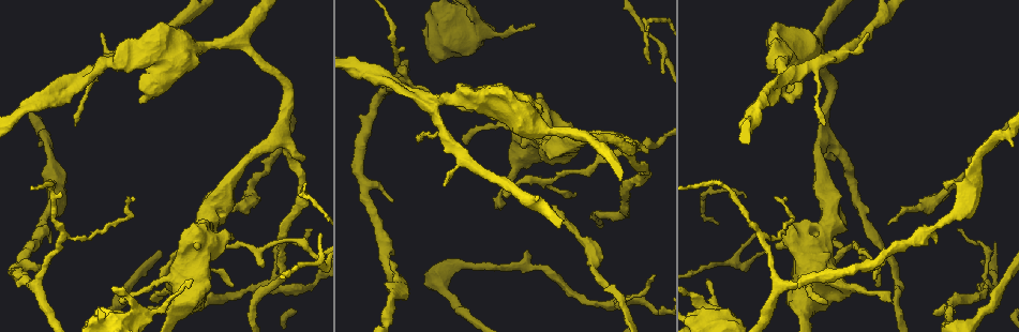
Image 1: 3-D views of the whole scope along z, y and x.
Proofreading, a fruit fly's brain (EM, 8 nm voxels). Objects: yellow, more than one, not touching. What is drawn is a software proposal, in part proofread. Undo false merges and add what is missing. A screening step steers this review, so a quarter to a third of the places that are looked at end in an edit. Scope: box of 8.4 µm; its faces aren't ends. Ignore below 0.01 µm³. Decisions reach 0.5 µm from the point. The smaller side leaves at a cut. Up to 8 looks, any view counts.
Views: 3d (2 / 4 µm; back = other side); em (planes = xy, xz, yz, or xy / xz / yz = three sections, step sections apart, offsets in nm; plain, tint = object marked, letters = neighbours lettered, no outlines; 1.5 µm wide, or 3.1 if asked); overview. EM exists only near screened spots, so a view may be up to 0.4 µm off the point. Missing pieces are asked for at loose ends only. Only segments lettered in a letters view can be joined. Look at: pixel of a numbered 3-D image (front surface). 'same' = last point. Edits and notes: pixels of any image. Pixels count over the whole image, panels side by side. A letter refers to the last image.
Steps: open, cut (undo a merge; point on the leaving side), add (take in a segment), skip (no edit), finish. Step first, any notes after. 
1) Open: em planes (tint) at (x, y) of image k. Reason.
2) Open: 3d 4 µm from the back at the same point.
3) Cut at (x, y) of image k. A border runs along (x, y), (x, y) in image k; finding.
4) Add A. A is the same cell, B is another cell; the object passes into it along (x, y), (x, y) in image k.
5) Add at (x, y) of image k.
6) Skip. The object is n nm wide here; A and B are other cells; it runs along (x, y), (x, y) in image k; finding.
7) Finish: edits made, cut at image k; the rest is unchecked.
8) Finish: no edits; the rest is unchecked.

Open: 3d 2 µm from the back at (774, 198) of image 1. Branch stops here.

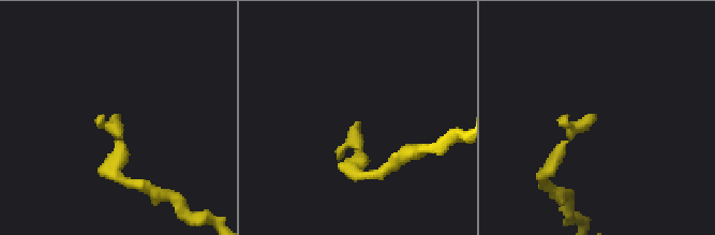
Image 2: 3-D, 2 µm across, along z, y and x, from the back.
Open: em xz step 4 (tint) at (356, 123) of image 2. Now the EM.

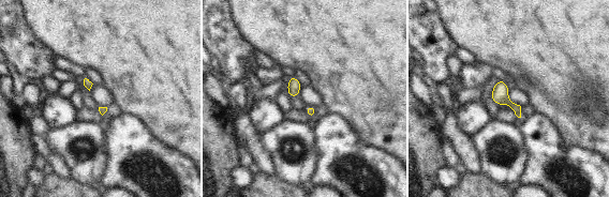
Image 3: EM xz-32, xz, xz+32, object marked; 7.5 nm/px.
Open: em planes (letters) at the same point.

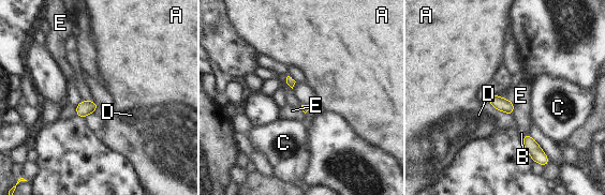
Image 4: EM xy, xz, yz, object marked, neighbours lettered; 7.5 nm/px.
Skip. A, B, C, D and E are other cells; a border runs along (505, 98), (513, 104), (513, 115) in image 4; no lettered segment goes on from it.

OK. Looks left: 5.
Open: em planes (letters) at (659, 142) of image 1. Sharp bend.

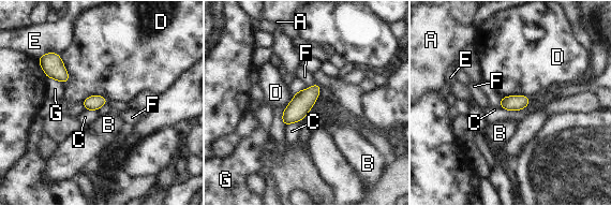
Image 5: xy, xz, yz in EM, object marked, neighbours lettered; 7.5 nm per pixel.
Skip. The object is 110 nm wide here; A, B, C, D, E, F and G are other cells; all the same neuron.

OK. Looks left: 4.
Open: 3d 4 µm from the back at (235, 209) of image 1.

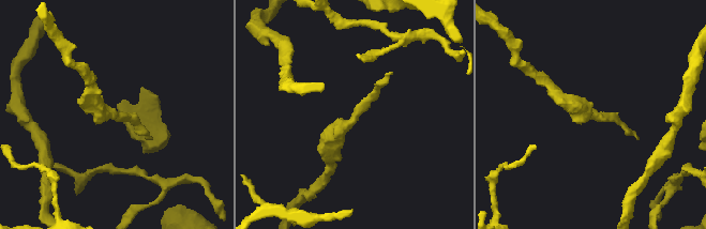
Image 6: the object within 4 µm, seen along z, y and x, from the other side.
Open: em xy step 8 (tint) at (113, 111) of image 6.

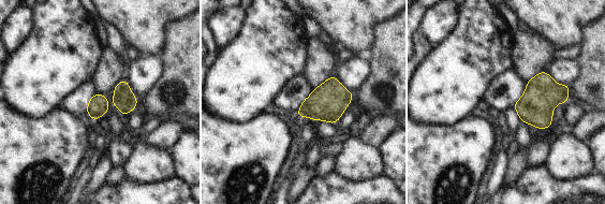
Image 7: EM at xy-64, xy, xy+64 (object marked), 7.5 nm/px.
Open: em planes (letters) at the same point.

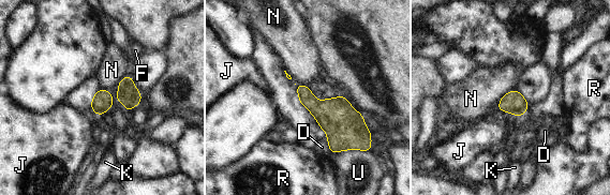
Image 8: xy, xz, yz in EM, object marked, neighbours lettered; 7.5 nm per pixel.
Skip. The object is 140 nm wide here; D, F, J, K, N, R and U are other cells; a border runs along (517, 89), (506, 92), (497, 101) in image 8; all the same neuron.

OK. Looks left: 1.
Finish: no edits; the rest is unchecked.

